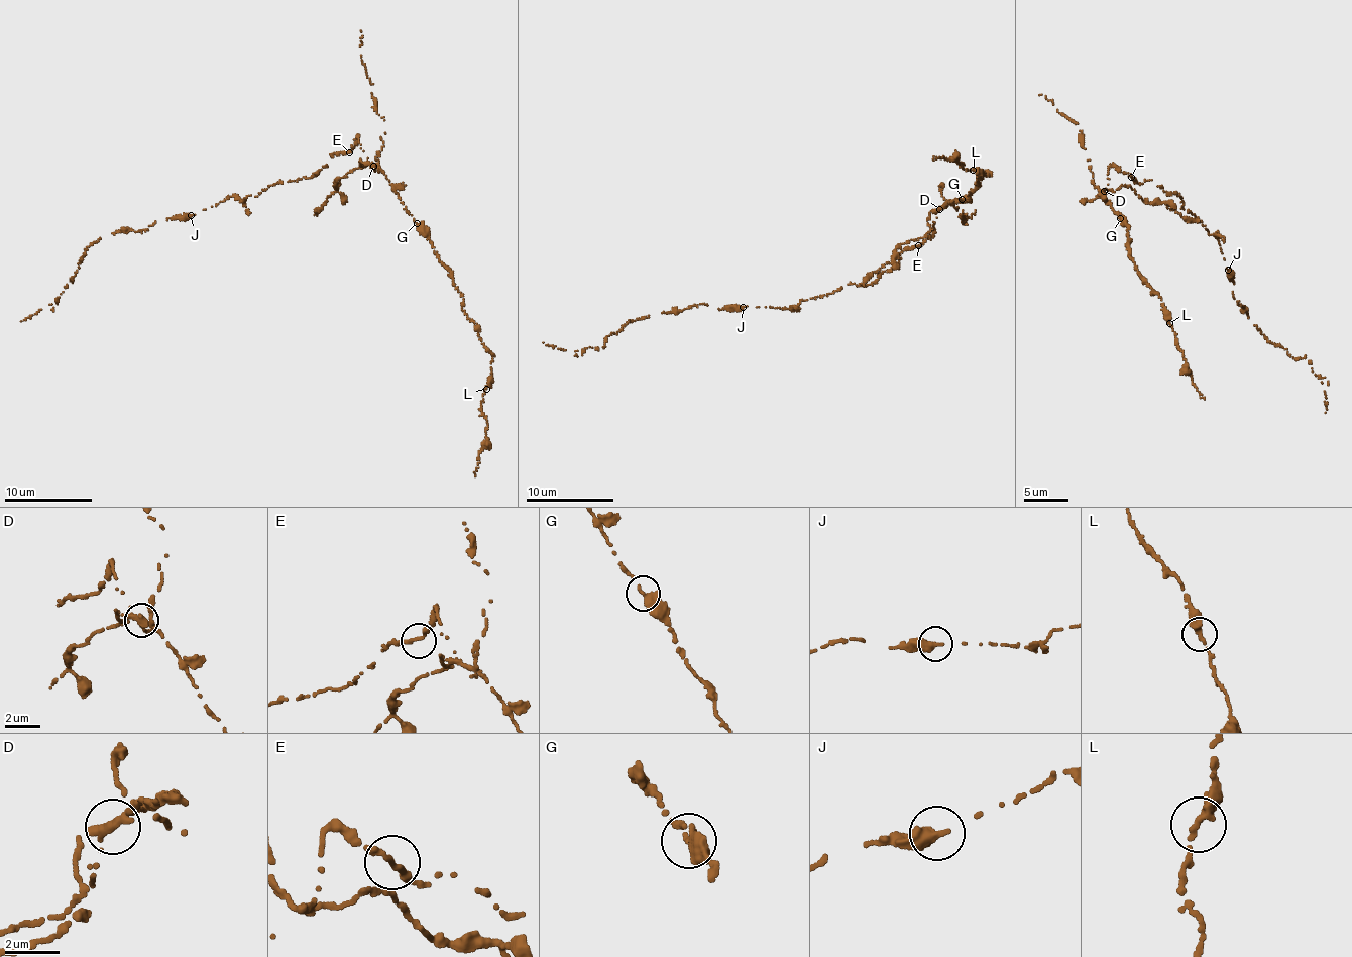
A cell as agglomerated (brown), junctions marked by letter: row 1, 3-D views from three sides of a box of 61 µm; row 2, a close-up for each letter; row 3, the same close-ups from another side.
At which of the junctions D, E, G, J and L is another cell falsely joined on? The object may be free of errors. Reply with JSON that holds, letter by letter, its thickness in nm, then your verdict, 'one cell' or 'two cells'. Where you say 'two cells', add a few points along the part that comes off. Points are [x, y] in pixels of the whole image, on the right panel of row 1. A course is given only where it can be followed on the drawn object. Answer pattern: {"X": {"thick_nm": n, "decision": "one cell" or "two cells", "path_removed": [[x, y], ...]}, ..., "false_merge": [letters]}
{"D": {"thick_nm": 320, "decision": "two cells", "path_removed": [[1104, 191], [1114, 192], [1122, 186], [1150, 202], [1159, 201], [1199, 221]]}, "E": {"thick_nm": 240, "decision": "one cell"}, "G": {"thick_nm": 280, "decision": "one cell"}, "J": {"thick_nm": 360, "decision": "one cell"}, "L": {"thick_nm": 320, "decision": "one cell"}, "false_merge": ["D"]}

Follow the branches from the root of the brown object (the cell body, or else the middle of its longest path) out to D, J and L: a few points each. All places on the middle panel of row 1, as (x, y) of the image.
D: (921, 246), (933, 233), (935, 213), (940, 209)
J: (921, 246), (906, 248), (899, 264), (870, 284), (848, 284), (800, 302), (793, 309), (743, 307)
L: (921, 246), (933, 233), (935, 213), (949, 201), (968, 199), (982, 178), (977, 175), (989, 174), (973, 170)

